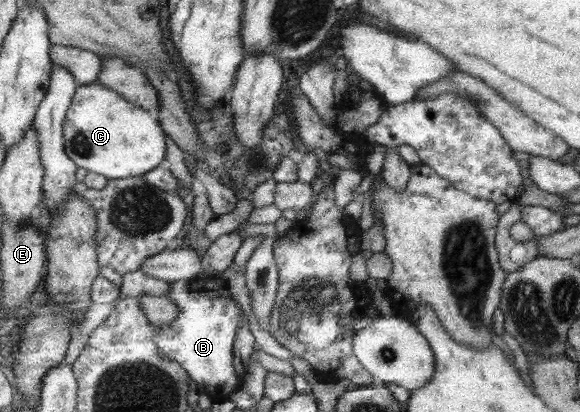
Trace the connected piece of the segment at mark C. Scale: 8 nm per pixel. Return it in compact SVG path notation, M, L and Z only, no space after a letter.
M99 83L79 87L64 125L67 154L80 167L108 180L143 176L156 169L166 157L166 134L155 114Z

